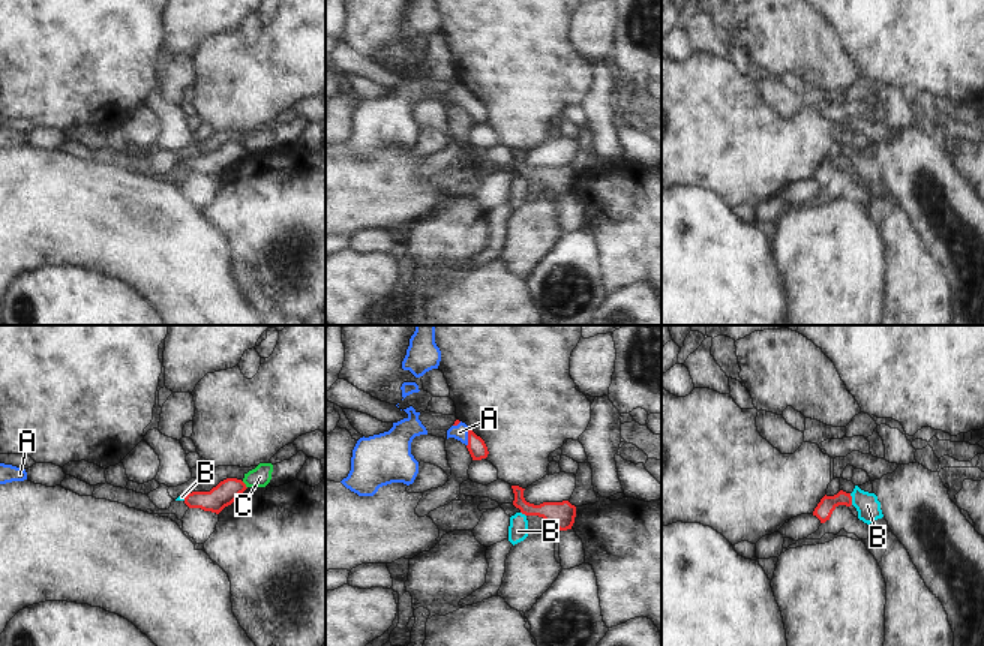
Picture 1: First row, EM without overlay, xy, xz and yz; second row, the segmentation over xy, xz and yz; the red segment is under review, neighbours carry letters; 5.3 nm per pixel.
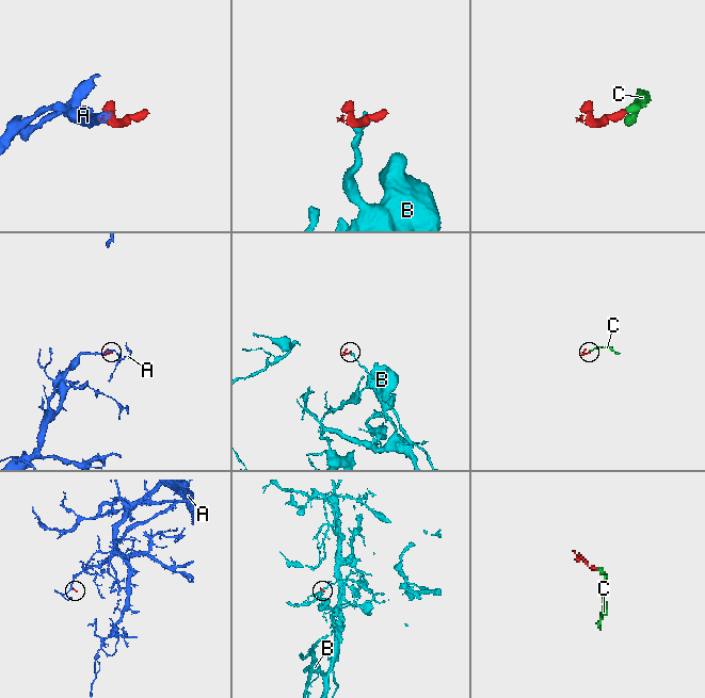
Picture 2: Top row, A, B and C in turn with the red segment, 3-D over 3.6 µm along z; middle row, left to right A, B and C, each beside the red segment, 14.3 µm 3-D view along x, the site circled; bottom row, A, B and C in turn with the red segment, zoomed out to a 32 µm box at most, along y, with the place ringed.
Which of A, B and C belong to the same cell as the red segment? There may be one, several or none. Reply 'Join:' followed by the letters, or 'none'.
Join: A

